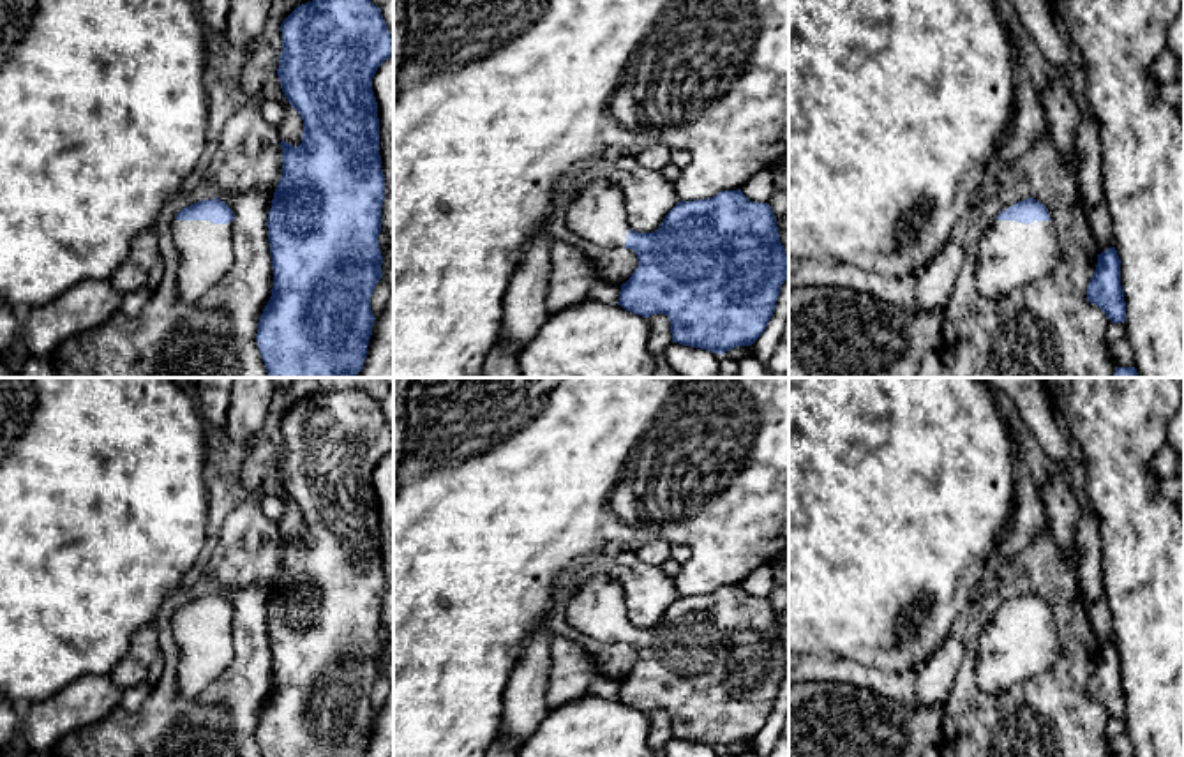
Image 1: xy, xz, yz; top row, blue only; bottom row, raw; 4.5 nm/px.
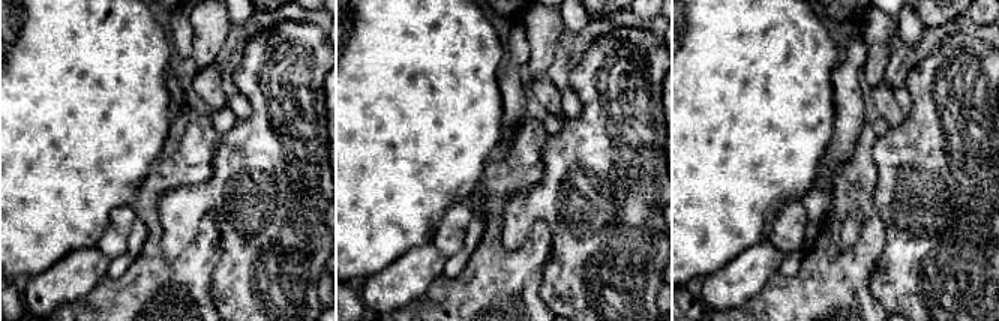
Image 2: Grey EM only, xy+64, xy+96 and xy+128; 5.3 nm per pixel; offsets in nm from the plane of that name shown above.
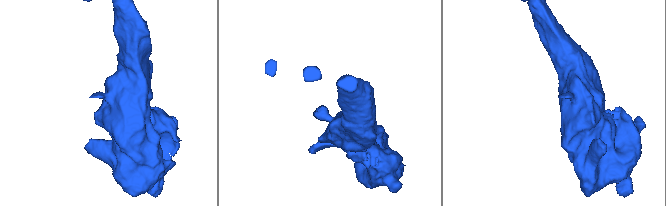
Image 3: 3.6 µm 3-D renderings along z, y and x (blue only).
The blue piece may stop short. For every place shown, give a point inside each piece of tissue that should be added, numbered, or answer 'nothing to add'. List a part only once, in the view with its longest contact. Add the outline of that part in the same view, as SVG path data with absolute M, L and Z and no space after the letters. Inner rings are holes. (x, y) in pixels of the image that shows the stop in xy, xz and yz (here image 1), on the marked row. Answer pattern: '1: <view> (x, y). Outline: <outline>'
1: xy (205, 251). Outline: M171 221L178 254L176 291L192 304L222 281L233 265L233 222Z

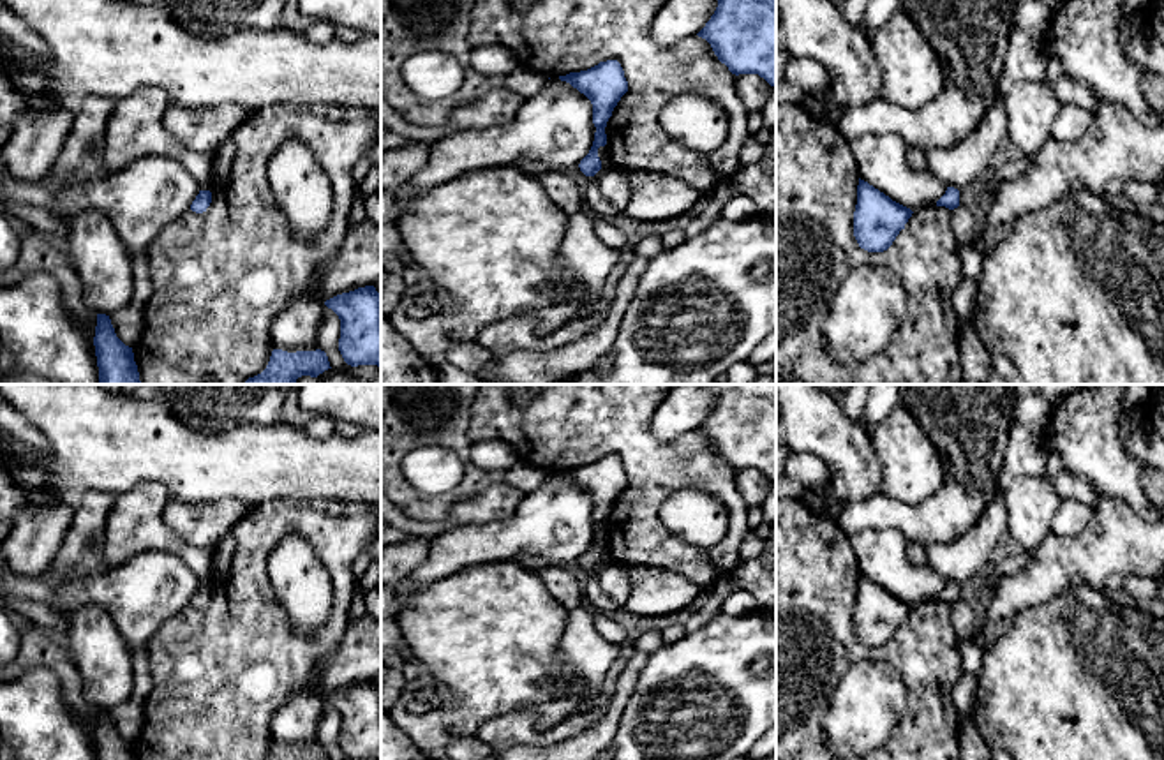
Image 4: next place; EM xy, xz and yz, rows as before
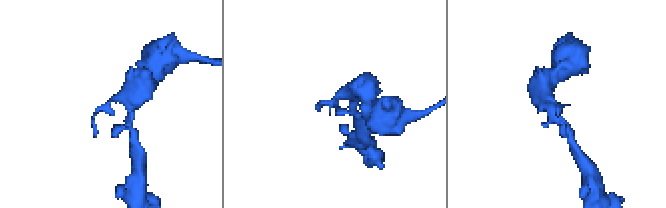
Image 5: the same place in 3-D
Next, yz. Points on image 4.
nothing to add

